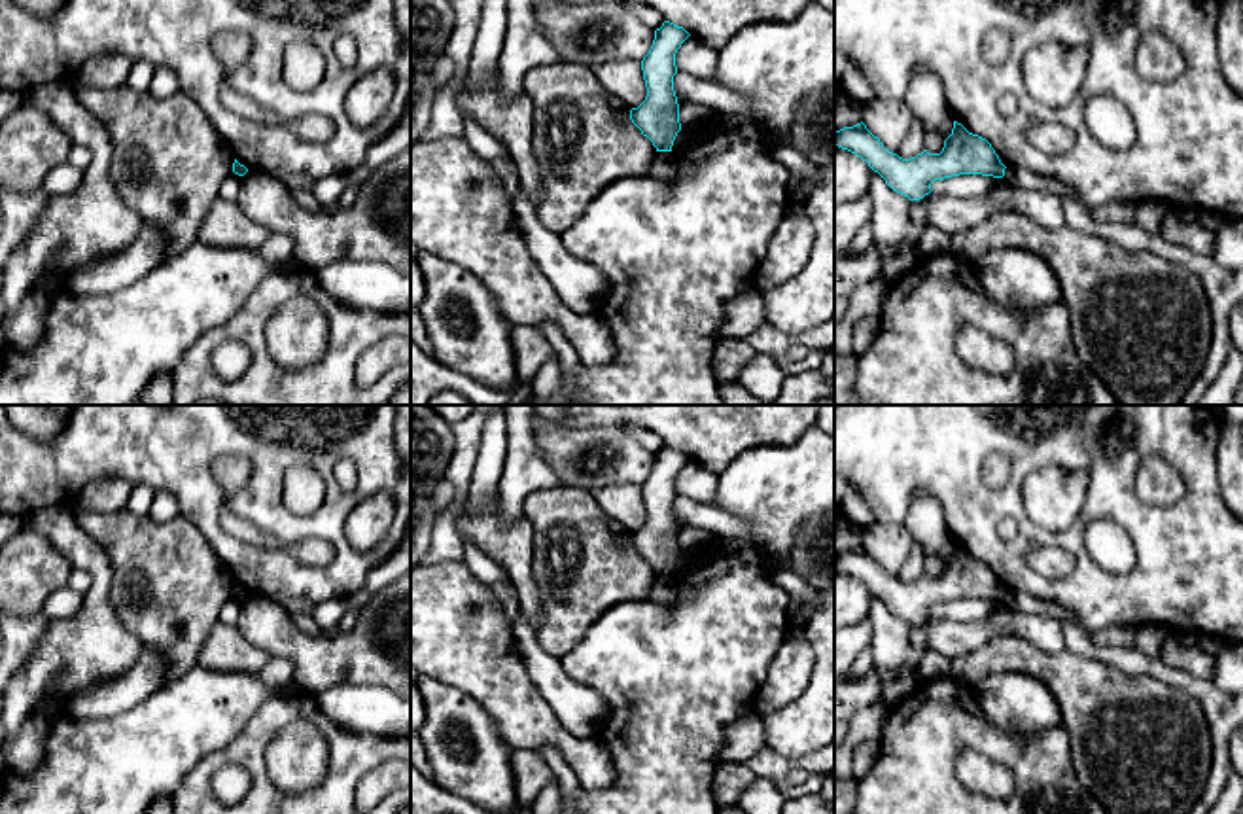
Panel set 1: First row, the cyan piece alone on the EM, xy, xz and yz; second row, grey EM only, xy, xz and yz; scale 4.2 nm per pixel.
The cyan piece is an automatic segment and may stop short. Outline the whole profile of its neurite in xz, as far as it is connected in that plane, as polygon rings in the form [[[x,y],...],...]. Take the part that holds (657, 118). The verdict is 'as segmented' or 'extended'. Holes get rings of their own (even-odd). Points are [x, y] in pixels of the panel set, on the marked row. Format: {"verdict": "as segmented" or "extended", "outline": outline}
{"verdict": "as segmented", "outline": [[[664,21],[641,61],[647,97],[630,110],[630,119],[657,151],[672,151],[681,131],[674,76],[677,74],[675,53],[689,36],[683,27]]]}

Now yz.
{"verdict": "as segmented", "outline": [[[863,121],[836,131],[834,146],[867,161],[893,191],[910,201],[919,201],[929,195],[935,180],[959,174],[1003,178],[1007,168],[986,138],[969,133],[957,121],[954,121],[952,134],[944,140],[940,153],[923,150],[916,157],[902,159],[885,150]]]}

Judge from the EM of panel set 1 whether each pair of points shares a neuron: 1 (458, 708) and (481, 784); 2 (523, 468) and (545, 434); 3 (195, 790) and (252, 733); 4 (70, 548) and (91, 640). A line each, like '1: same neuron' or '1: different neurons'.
1: same neuron
2: different neurons
3: same neuron
4: same neuron

